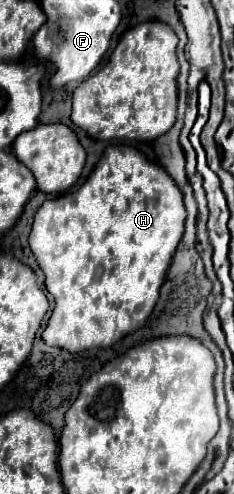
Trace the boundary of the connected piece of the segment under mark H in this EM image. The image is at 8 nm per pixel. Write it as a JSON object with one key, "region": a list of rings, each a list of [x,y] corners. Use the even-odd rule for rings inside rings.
{"region":[[[108,146],[96,168],[76,192],[46,200],[32,224],[30,250],[46,276],[46,288],[54,296],[56,306],[42,332],[50,346],[68,352],[84,352],[90,348],[108,348],[126,334],[140,328],[150,316],[174,250],[184,234],[184,198],[168,178],[168,172],[150,162],[132,146]]]}

